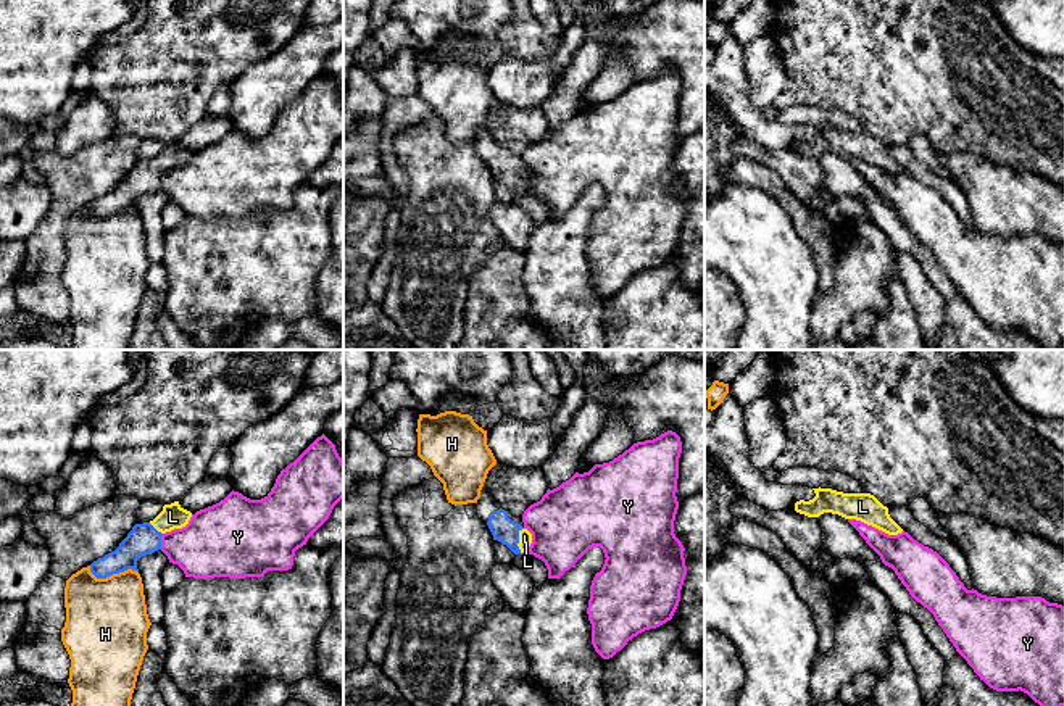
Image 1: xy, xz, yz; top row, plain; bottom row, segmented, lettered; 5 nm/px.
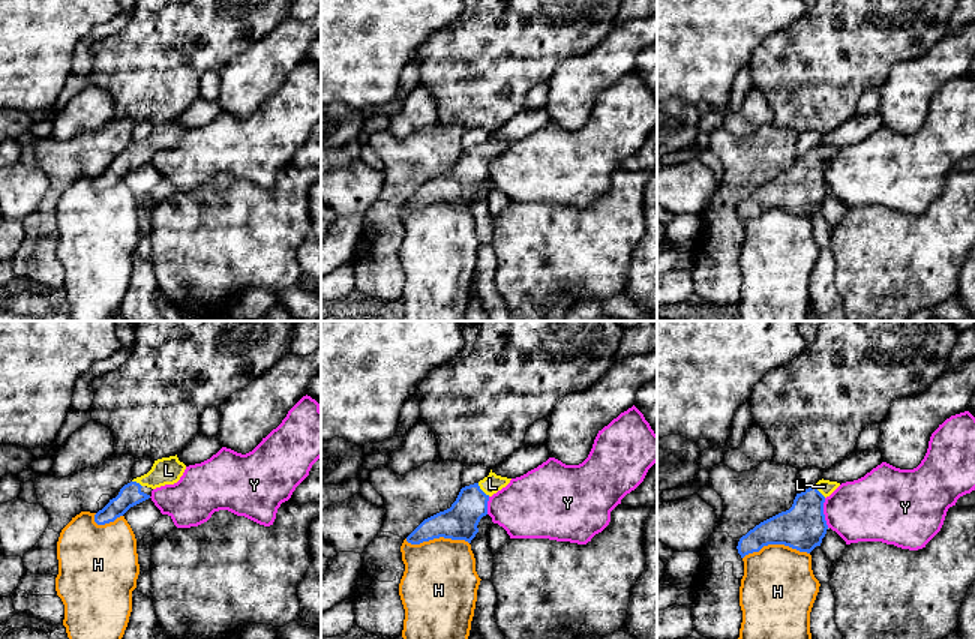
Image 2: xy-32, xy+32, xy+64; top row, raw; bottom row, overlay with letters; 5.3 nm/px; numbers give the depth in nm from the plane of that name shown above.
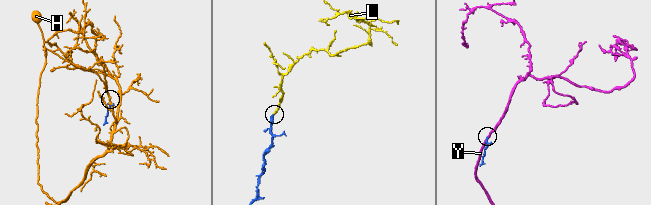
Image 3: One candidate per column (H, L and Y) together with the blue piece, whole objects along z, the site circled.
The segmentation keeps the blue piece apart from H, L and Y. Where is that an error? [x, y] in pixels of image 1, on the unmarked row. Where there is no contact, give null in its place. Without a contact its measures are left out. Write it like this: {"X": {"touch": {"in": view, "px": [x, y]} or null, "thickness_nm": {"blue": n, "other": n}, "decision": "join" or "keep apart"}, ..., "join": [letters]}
{"H": {"touch": {"in": "xy", "px": [112, 213]}, "thickness_nm": {"blue": 160, "other": 420}, "decision": "keep apart"}, "L": {"touch": {"in": "xz", "px": [518, 179]}, "thickness_nm": {"blue": 120, "other": 60}, "decision": "join"}, "Y": {"touch": {"in": "xy", "px": [160, 181]}, "thickness_nm": {"blue": 160, "other": 320}, "decision": "keep apart"}, "join": ["L"]}

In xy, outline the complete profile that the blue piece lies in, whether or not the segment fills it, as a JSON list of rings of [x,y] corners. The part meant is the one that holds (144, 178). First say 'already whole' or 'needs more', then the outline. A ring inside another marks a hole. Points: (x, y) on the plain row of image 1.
needs more | [[[179,140],[164,143],[163,150],[150,161],[135,163],[119,185],[90,203],[97,218],[106,218],[127,208],[137,210],[137,198],[161,189],[161,174],[189,163],[192,152]]]

